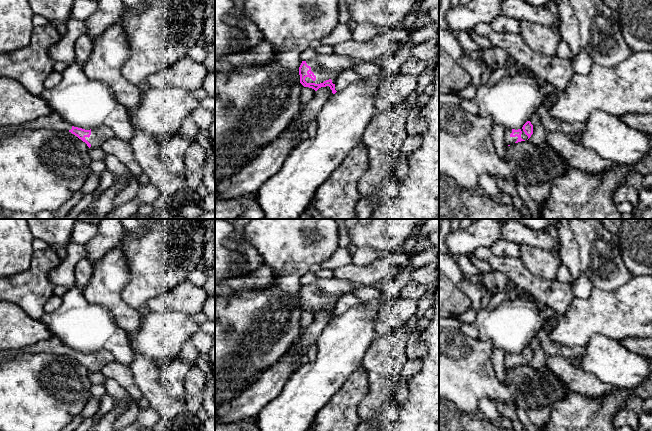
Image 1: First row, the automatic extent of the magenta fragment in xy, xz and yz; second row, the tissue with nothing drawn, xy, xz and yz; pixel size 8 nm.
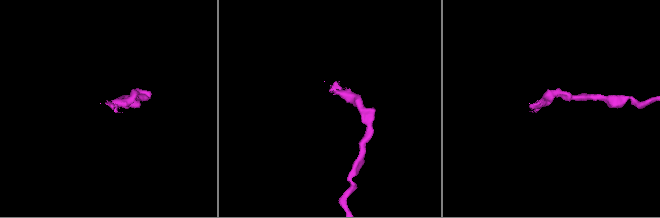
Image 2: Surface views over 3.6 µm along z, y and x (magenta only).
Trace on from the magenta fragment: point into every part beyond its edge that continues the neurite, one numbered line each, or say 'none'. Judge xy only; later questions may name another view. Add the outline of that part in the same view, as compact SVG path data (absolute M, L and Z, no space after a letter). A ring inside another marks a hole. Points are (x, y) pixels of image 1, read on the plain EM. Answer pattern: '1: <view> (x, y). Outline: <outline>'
1: xy (53, 345). Outline: M52 336L48 340L37 342L21 350L17 350L16 354L37 354L42 352L57 355L69 355L72 353L72 350L68 348L66 345L64 345L57 337Z
2: xy (99, 359). Outline: M100 350L91 353L90 361L85 361L85 363L91 368L90 372L100 372L107 363L112 361L114 361L112 353L108 350Z

